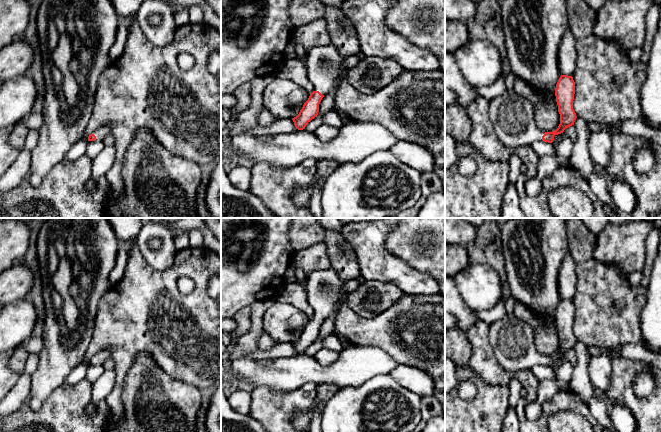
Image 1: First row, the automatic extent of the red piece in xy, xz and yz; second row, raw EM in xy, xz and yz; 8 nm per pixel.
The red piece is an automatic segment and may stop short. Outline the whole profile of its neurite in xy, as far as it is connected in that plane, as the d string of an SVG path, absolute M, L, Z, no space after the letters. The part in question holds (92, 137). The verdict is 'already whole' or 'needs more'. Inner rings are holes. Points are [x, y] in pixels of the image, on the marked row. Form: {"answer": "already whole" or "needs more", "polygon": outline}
{"answer": "needs more", "polygon": "M103 125L98 127L92 134L89 135L88 141L102 141L109 134L111 134L110 126Z"}

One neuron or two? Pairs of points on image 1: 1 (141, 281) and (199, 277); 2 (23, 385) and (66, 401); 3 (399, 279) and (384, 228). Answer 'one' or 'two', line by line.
1: one
2: two
3: one

